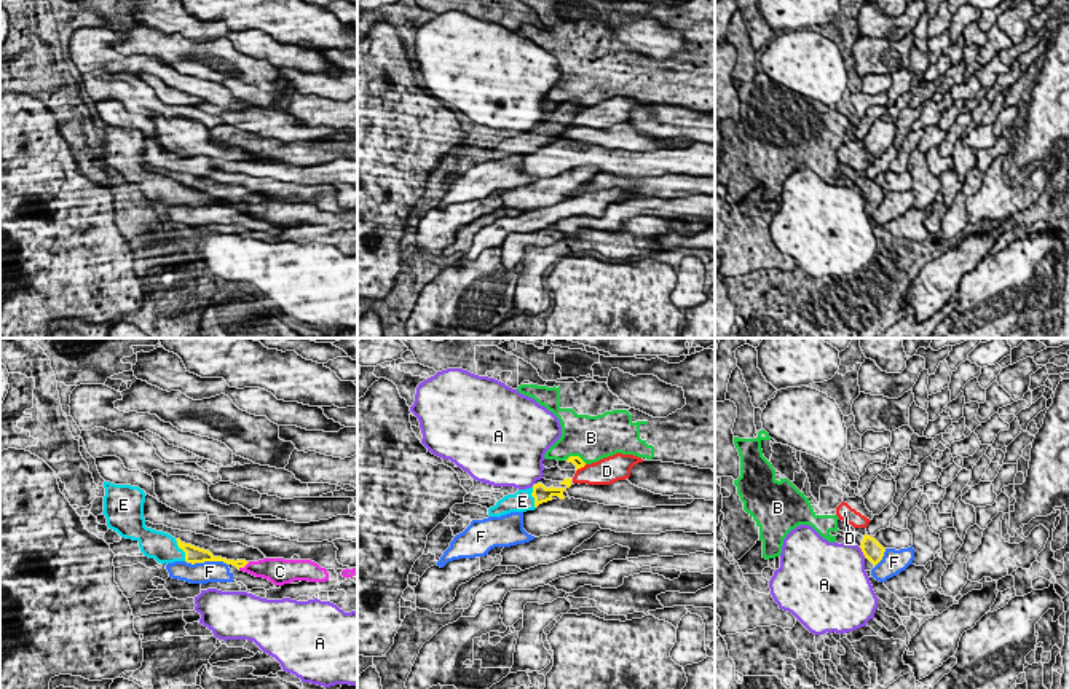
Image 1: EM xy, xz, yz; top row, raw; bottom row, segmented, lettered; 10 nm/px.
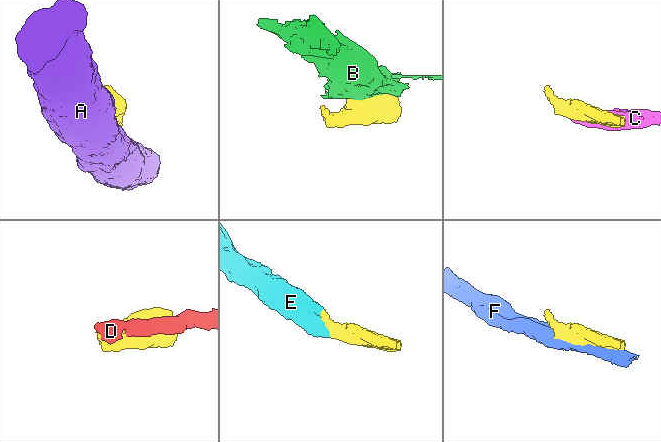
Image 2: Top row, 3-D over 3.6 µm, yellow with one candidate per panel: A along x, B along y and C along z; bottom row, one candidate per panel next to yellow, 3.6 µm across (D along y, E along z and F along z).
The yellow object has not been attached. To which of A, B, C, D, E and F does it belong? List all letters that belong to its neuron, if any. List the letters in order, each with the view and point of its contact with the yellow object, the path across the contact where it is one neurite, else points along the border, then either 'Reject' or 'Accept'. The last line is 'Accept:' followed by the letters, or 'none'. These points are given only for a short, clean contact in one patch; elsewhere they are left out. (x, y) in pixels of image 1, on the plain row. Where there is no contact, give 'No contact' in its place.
A: Touches yellow at yz (862, 193). Reject
B: Touches yellow at xz (576, 99). Reject
C: Touches yellow at xy (243, 209). Reject
D: Touches yellow at xz (581, 109). Reject
E: Touches yellow at xy (182, 192). Accept
F: Touches yellow at xy (208, 203). Reject
Accept: E

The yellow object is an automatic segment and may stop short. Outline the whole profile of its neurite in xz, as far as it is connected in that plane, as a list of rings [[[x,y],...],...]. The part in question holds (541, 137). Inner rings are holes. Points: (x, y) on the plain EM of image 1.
[[[542,126],[527,132],[519,132],[515,137],[507,137],[488,152],[490,159],[501,159],[511,155],[534,153],[539,147],[552,144],[554,139],[565,142],[566,131],[546,131]]]

